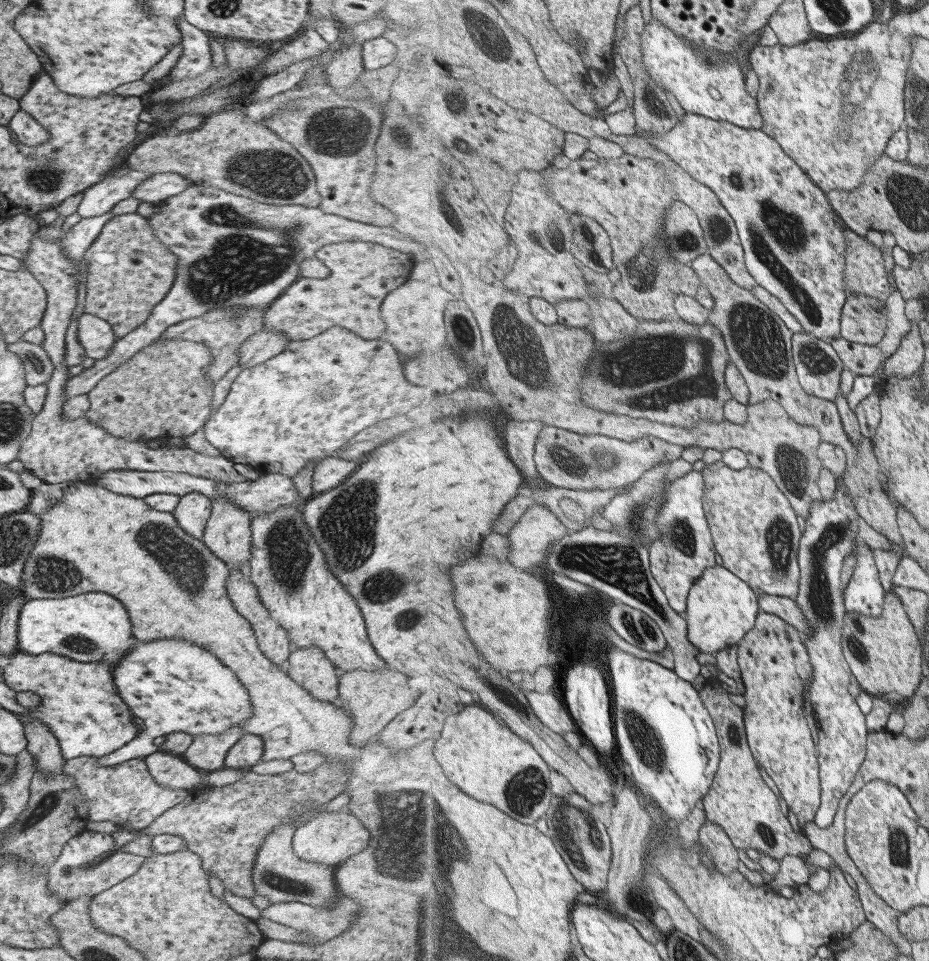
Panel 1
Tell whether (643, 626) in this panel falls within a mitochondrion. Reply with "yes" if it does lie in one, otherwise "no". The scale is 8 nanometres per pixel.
yes

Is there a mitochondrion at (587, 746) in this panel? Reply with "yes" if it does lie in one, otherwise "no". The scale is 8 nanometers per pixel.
no

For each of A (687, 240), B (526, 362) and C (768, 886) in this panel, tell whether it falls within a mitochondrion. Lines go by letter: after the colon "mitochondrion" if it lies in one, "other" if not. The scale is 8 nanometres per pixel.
A: mitochondrion
B: mitochondrion
C: other

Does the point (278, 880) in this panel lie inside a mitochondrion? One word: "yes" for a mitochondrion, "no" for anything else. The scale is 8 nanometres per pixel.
yes

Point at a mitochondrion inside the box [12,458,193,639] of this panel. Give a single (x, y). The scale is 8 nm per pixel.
(52, 574)

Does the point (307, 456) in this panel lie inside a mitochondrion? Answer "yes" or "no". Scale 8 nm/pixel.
no

